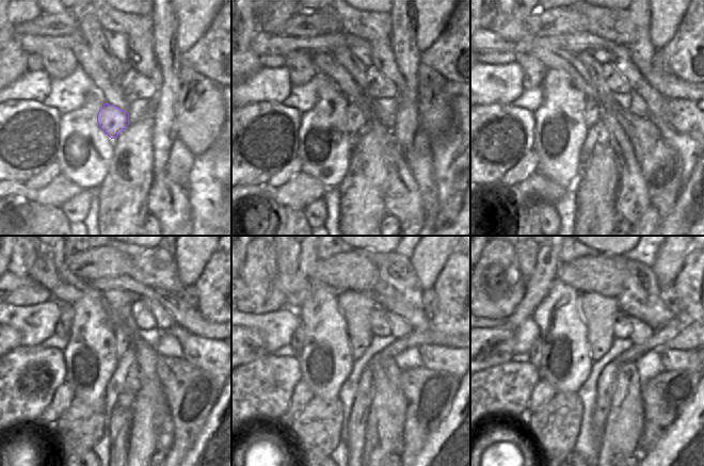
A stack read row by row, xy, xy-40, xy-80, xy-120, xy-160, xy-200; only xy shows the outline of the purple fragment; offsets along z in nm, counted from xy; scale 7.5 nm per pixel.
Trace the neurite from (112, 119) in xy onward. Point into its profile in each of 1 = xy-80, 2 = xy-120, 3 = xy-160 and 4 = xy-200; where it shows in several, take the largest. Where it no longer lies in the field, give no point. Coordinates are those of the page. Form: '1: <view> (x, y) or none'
1: xy-80 (593, 115)
2: xy-120 (122, 339)
3: xy-160 (356, 307)
4: xy-200 (597, 310)

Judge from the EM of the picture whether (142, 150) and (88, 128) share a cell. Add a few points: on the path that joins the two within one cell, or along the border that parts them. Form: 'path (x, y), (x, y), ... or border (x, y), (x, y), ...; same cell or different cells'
border (114, 139), (114, 151), (109, 163); different cells

